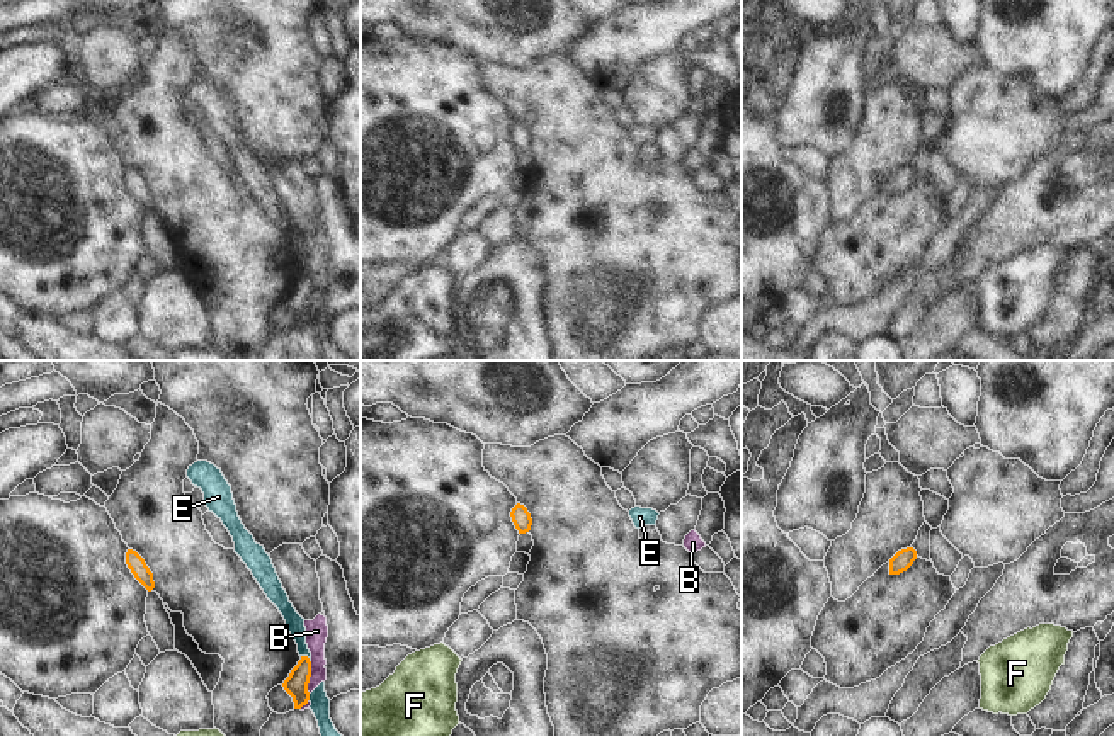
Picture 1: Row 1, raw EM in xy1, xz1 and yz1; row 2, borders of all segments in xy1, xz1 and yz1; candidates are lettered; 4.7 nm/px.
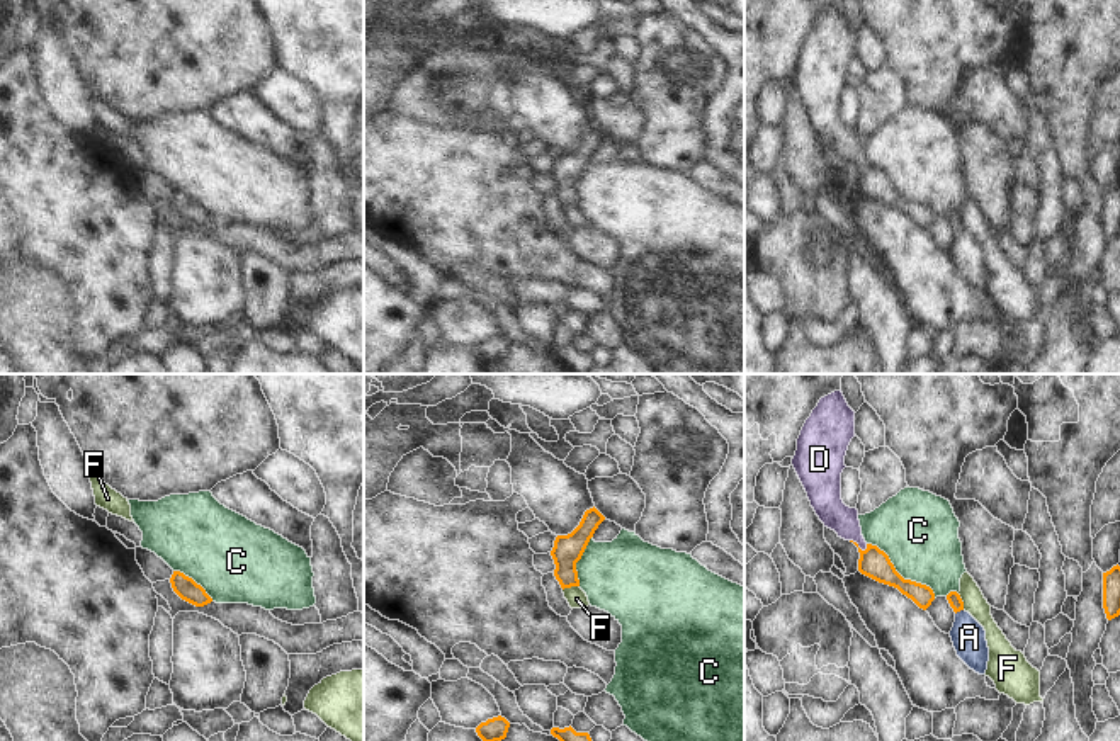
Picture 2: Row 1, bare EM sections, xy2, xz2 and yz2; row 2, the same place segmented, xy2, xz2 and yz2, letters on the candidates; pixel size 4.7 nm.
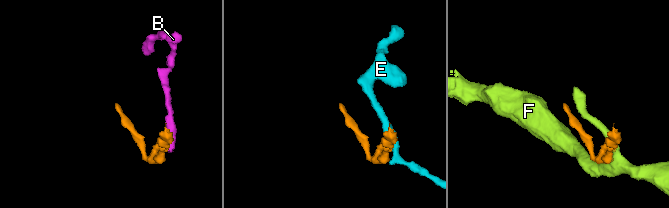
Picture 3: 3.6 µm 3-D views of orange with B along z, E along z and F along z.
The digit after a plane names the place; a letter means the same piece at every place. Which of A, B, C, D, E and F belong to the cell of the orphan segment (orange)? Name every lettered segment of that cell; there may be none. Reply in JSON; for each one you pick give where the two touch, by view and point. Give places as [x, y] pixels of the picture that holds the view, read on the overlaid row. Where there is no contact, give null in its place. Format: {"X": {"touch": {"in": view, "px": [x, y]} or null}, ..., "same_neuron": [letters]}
{"D": {"touch": {"in": "yz2", "px": [857, 546]}}, "same_neuron": ["D"]}

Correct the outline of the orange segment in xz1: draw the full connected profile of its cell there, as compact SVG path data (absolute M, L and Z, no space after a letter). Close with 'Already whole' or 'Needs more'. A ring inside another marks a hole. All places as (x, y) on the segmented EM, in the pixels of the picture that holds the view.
M517 503L512 508L510 517L512 517L512 522L514 522L515 529L519 530L519 534L526 534L531 530L532 518L524 505Z. Already whole

